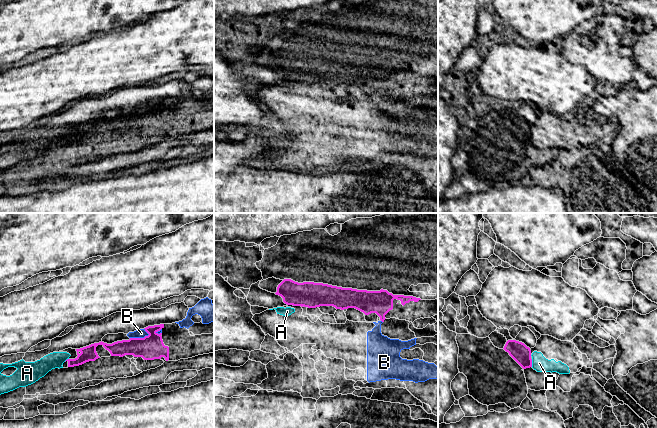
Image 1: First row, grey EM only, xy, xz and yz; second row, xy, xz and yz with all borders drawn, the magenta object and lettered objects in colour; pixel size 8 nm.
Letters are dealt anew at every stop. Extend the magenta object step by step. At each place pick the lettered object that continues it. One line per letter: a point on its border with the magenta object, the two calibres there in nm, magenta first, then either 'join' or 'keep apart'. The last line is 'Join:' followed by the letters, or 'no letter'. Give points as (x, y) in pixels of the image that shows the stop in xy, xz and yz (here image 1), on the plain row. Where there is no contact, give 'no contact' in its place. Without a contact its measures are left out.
A: yz (531, 139) | 150/130 nm | keep apart
B: xy (139, 114) | 200/70 nm | keep apart
Join: no letter

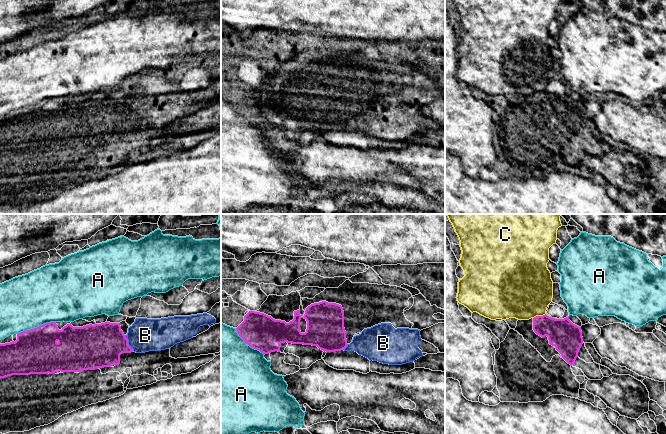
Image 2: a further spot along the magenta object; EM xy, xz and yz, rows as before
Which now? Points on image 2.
A: xy (37, 103) | 360/440 nm | keep apart
B: xy (127, 119) | 360/260 nm | join
C: yz (539, 92) | 240/460 nm | keep apart
Join: B

